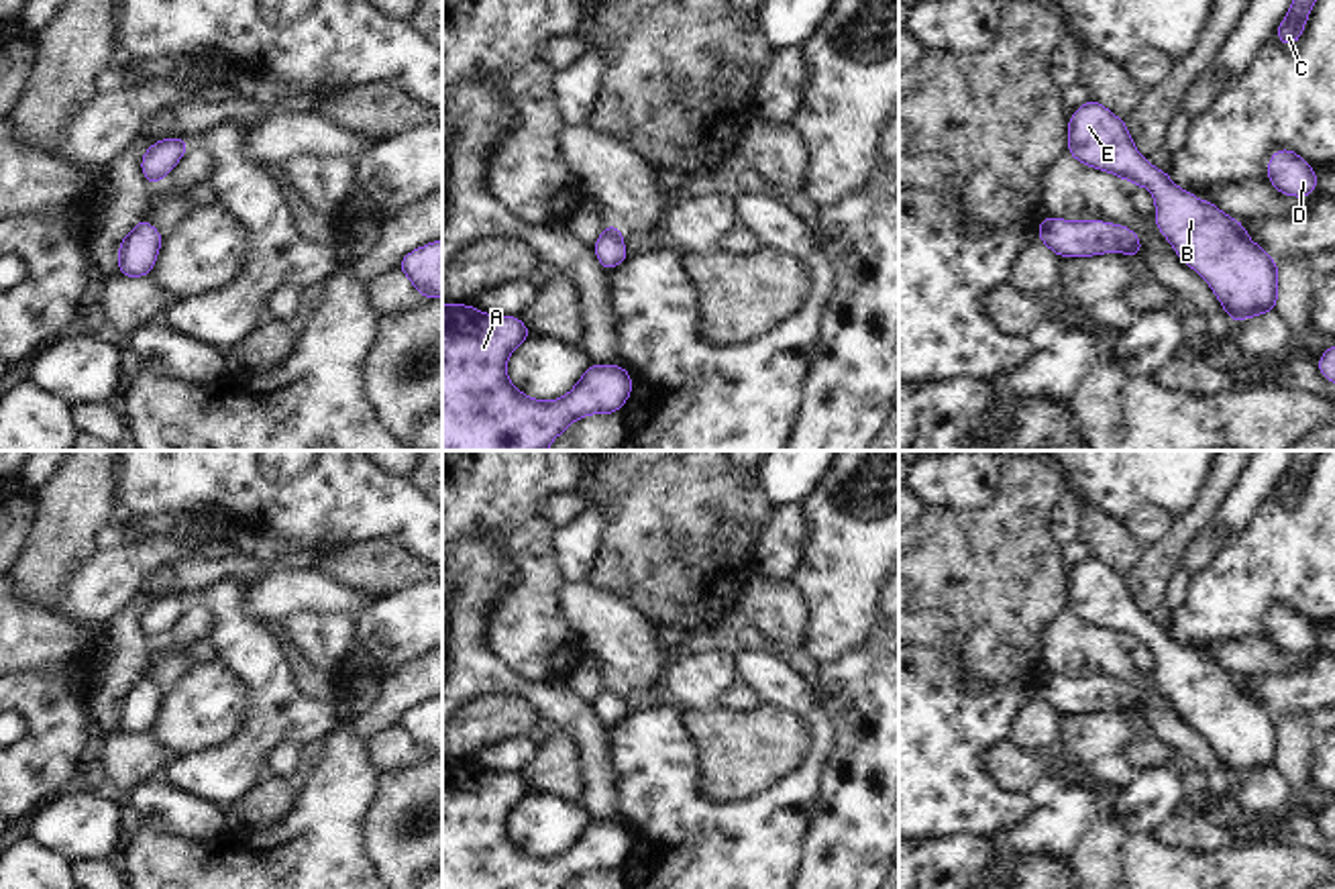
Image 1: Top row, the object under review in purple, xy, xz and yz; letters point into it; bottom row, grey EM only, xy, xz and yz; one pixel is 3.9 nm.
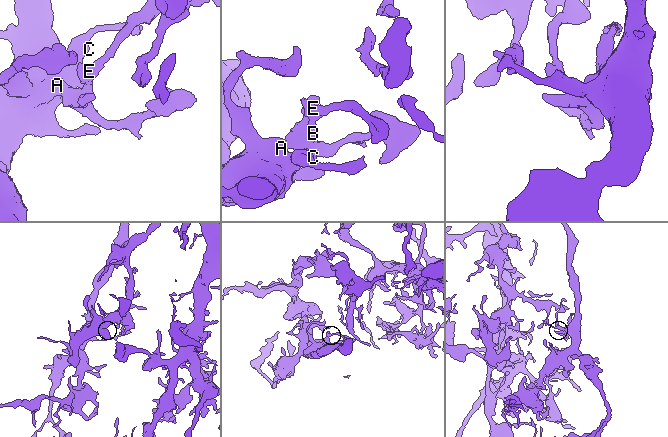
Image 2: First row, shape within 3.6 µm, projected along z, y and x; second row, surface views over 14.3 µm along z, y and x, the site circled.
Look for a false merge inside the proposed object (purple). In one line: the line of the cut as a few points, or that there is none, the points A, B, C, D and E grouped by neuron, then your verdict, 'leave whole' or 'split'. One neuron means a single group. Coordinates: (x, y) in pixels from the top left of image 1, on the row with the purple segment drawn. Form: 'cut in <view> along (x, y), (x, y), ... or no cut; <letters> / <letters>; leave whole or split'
no cut; A B C D E; leave whole

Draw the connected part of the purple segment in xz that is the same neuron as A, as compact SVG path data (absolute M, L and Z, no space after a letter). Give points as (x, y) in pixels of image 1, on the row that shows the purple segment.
M442 304L442 451L546 451L573 420L620 412L632 394L622 365L589 365L563 398L524 396L505 375L505 363L532 332L518 316L491 316L467 304Z

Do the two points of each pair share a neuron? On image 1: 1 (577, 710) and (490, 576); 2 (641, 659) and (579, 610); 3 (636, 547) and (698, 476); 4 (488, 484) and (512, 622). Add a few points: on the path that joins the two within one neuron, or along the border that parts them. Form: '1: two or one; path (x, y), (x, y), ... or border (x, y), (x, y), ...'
1: one; path (532, 692), (504, 682), (471, 649), (471, 620)
2: one; path (626, 645), (594, 616)
3: one; path (649, 529), (679, 494)
4: one; path (514, 518), (528, 539), (530, 588)

